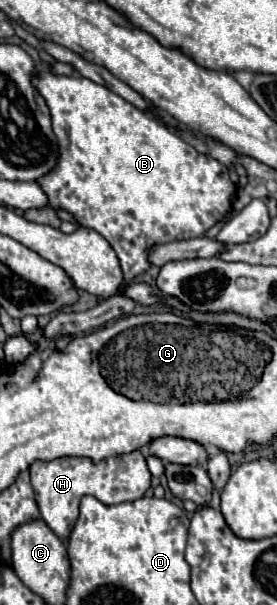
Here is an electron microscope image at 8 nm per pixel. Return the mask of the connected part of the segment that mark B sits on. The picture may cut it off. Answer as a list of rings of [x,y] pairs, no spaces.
[[[46,63],[38,71],[34,85],[50,107],[52,129],[60,143],[60,159],[56,167],[40,177],[38,185],[48,195],[52,207],[66,209],[74,215],[78,225],[98,231],[112,245],[120,259],[126,283],[150,267],[148,249],[152,245],[202,237],[232,207],[236,185],[230,181],[226,165],[198,153],[166,125],[146,111],[136,109],[104,85],[78,75],[52,75]]]

